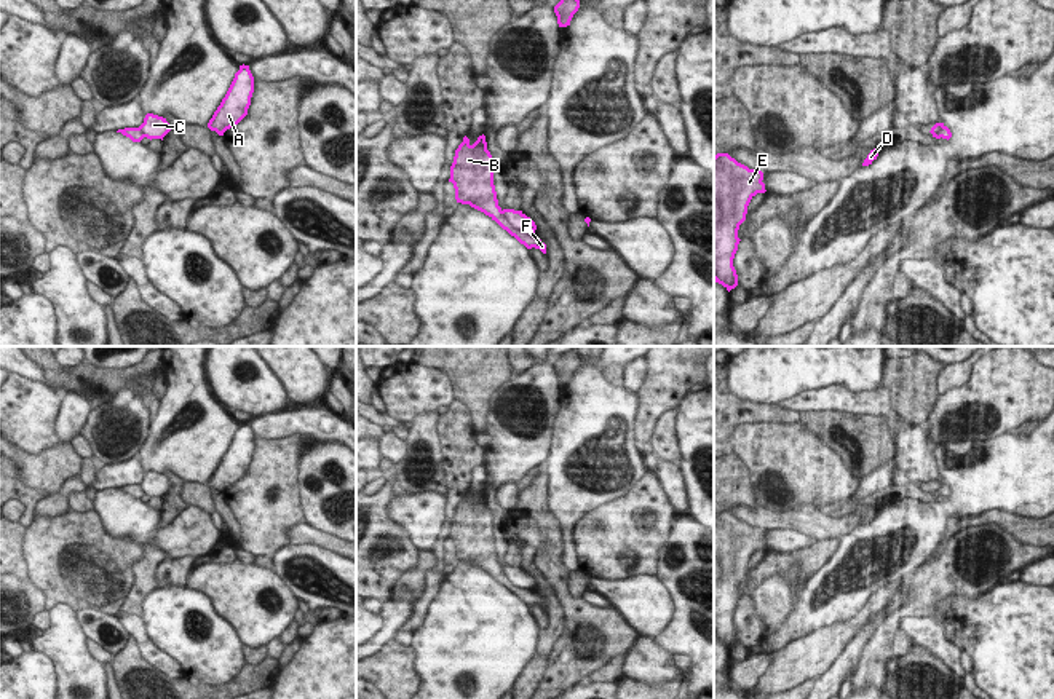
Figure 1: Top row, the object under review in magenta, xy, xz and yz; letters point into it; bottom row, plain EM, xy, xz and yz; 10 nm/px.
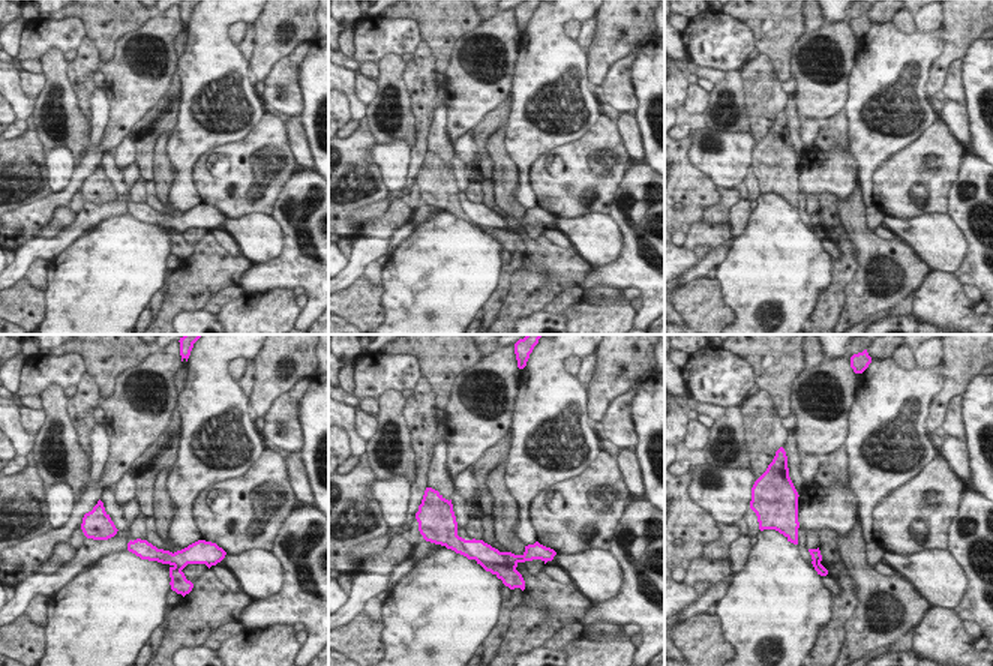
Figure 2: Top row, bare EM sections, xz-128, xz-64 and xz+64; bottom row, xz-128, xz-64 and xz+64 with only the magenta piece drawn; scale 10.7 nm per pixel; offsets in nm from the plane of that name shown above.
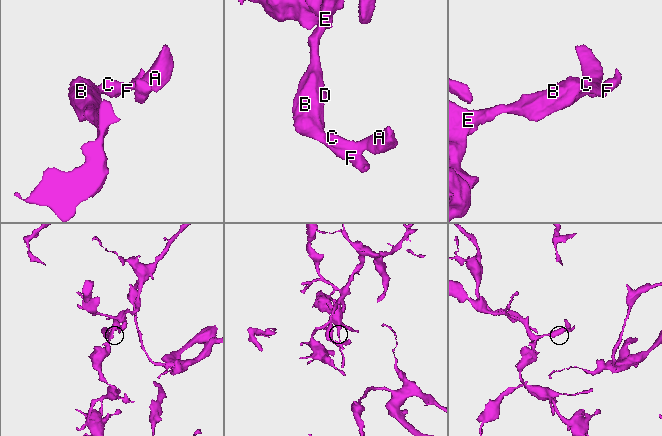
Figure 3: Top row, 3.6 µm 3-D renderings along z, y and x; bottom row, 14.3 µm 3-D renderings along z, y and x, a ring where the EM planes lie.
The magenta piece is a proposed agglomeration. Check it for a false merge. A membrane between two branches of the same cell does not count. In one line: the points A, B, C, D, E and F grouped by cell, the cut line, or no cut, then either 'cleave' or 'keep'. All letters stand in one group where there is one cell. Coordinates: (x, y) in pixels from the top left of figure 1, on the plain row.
A C / B D E F | xz (500, 568), (516, 586), (534, 591) | cleave

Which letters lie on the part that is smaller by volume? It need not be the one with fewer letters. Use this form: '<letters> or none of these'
A, C

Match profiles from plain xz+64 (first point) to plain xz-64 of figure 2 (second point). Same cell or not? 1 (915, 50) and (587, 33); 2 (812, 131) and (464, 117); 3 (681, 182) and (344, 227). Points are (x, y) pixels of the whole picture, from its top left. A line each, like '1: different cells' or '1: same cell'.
1: different cells
2: different cells
3: same cell

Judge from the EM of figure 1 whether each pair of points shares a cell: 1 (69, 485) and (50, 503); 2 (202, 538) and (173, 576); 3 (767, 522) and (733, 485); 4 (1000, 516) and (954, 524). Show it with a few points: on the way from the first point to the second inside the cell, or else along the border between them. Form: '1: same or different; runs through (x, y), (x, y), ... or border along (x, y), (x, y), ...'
1: same; runs through (64, 490), (55, 500)
2: different; border along (195, 557), (166, 559)
3: different; border along (757, 505), (730, 506)
4: same; runs through (989, 517), (965, 524)

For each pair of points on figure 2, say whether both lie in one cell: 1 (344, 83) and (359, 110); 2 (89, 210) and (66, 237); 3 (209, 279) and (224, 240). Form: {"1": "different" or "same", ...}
{"1": "same", "2": "same", "3": "different"}

